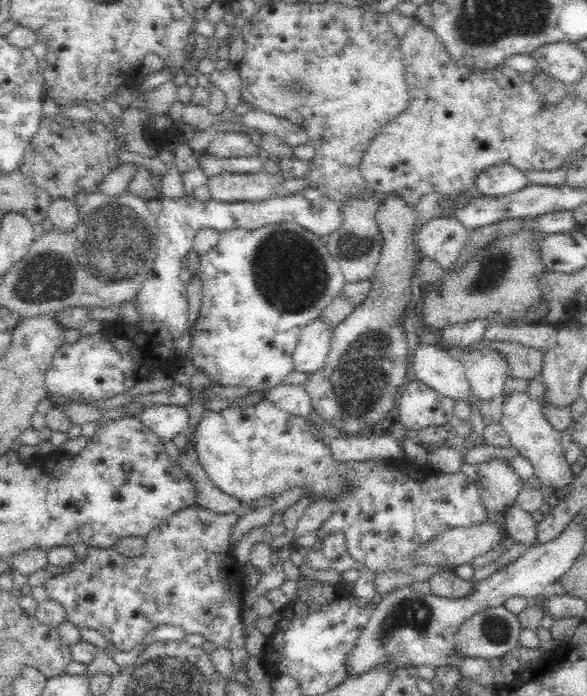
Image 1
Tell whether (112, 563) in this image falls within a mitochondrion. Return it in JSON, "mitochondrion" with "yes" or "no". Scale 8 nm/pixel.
{"mitochondrion":"no"}

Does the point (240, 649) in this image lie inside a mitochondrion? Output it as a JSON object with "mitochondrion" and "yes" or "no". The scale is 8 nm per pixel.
{"mitochondrion":"no"}

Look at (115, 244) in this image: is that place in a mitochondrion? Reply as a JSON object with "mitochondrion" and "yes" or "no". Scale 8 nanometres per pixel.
{"mitochondrion":"yes"}

